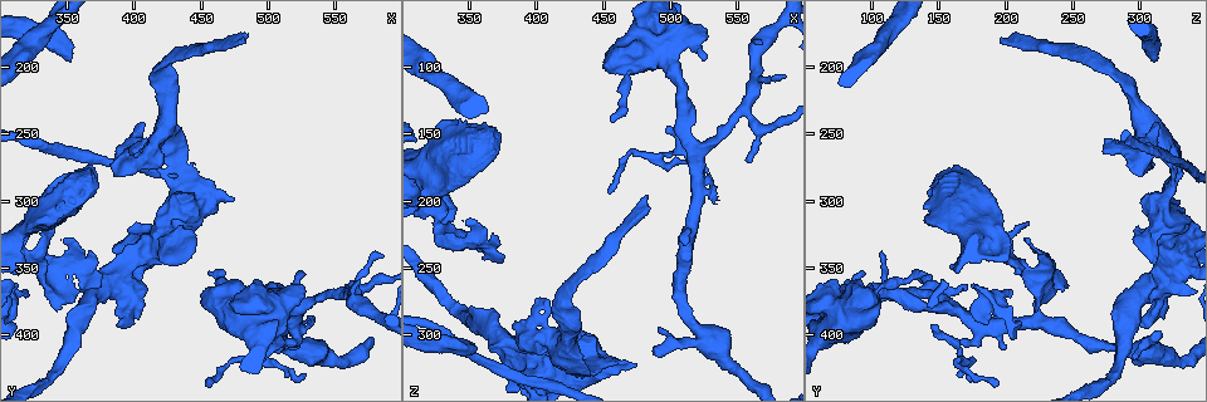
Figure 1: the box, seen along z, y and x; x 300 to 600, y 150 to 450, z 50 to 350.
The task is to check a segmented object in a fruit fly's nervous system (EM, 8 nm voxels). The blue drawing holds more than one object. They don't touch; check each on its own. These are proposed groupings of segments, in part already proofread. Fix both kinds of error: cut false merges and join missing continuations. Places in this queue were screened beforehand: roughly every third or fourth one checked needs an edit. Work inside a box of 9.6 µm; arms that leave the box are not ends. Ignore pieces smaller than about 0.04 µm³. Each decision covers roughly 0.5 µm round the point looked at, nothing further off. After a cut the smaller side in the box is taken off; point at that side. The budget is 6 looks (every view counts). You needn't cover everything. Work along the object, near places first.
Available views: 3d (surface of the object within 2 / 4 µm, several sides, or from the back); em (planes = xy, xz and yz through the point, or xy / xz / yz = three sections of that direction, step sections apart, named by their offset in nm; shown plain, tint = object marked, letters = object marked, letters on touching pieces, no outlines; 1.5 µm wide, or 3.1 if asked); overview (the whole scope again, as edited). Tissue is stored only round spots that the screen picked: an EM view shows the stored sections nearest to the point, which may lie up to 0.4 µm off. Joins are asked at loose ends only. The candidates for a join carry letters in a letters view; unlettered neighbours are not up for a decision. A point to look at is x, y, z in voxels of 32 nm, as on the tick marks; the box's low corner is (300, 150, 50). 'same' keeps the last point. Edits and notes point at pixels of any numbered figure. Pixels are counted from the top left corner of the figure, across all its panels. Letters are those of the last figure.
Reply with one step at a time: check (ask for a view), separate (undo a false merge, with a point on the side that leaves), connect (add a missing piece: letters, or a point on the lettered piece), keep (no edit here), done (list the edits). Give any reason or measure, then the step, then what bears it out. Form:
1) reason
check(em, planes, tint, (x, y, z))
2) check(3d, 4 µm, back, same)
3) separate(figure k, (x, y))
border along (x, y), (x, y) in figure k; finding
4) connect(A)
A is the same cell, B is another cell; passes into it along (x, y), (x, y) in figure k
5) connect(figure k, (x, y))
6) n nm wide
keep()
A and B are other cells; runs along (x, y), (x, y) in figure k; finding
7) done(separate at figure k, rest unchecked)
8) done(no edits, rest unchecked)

branch stops here
check(em, planes, tint, (482, 180, 196))

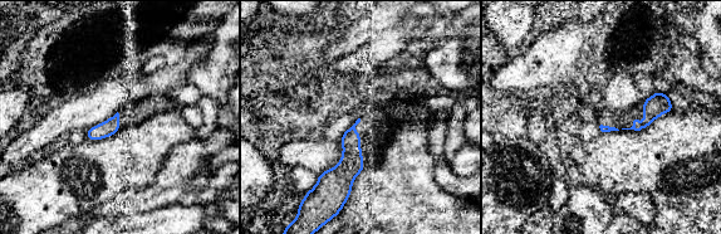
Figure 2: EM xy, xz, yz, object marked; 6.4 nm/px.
what lies round it
check(em, planes, letters, same)

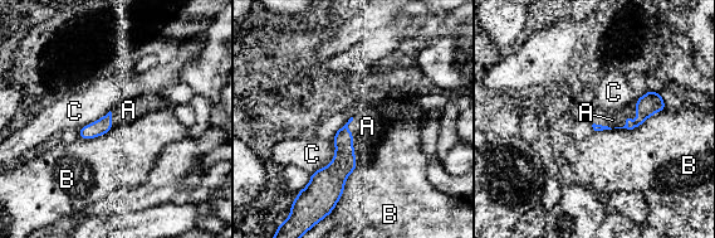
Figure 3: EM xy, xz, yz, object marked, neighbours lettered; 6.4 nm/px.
connect(A)
A is the same cell, B and C are other cells; the neuron continues

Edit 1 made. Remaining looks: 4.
free end
check(3d, 4 µm, (354, 194, 312))

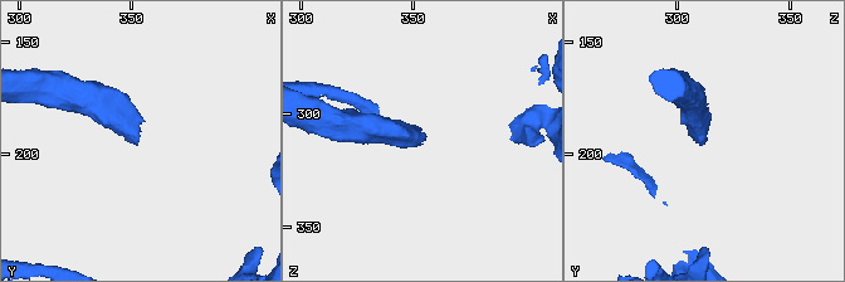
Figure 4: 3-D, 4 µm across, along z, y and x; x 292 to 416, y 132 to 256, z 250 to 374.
check(em, planes, tint, (353, 196, 311))

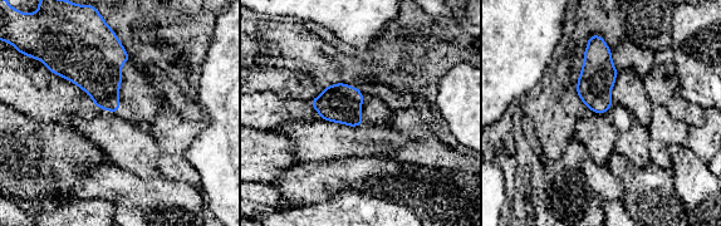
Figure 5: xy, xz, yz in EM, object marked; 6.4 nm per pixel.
see the neighbours
check(em, planes, letters, same)

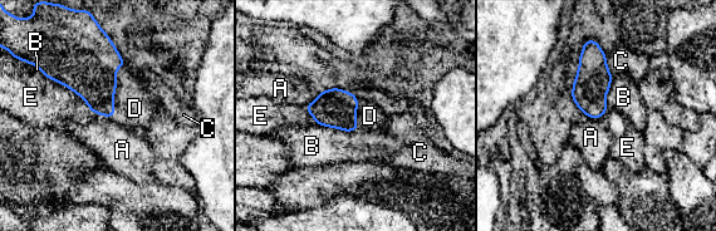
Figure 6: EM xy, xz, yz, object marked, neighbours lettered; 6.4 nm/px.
connect(D)
D is the same cell, A, B, C and E are other cells; passes into it along (86, 63), (116, 88), (135, 108) in figure 6; it goes on there

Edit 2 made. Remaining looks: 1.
done(connect at figure 3, connect at figure 6, rest unchecked)

